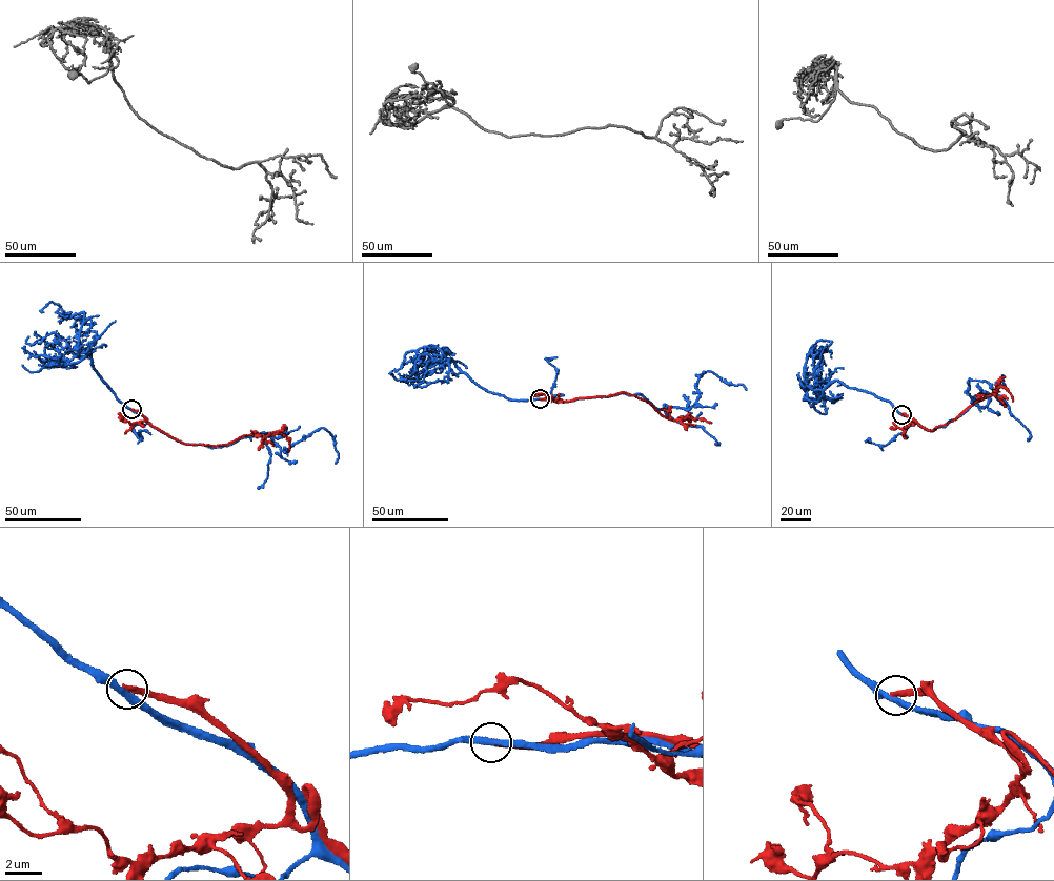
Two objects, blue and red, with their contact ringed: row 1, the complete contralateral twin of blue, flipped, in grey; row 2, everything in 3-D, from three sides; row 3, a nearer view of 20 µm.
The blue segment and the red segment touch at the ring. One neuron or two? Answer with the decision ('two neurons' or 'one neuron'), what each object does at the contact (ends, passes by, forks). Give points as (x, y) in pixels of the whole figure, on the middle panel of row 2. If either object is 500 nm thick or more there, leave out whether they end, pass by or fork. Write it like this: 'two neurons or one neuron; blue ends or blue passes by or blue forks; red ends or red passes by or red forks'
two neurons; blue passes by; red ends

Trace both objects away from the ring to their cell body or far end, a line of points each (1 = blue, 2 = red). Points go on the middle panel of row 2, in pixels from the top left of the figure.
1: (540, 398), (622, 392), (641, 394), (657, 409), (687, 410), (708, 371), (746, 390)
2: (540, 398), (569, 401), (623, 392), (649, 402), (661, 414), (672, 419), (690, 417), (710, 423)

